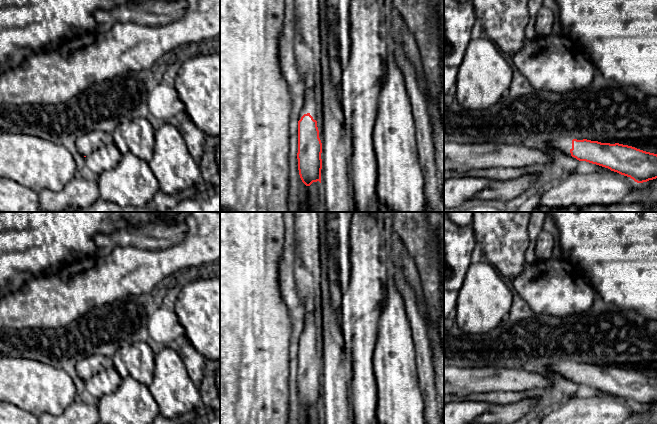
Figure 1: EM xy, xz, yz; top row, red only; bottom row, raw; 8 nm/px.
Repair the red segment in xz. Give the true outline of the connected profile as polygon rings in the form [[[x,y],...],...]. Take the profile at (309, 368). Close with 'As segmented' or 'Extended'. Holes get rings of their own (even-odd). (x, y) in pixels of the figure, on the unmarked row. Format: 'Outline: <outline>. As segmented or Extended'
Outline: [[[307,312],[305,325],[299,336],[298,394],[306,410],[317,405],[321,407],[322,351],[327,345],[322,340],[321,324],[322,319],[317,314]]]. Extended

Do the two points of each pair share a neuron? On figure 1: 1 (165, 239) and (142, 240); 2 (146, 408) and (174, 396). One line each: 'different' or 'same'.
1: same
2: different

